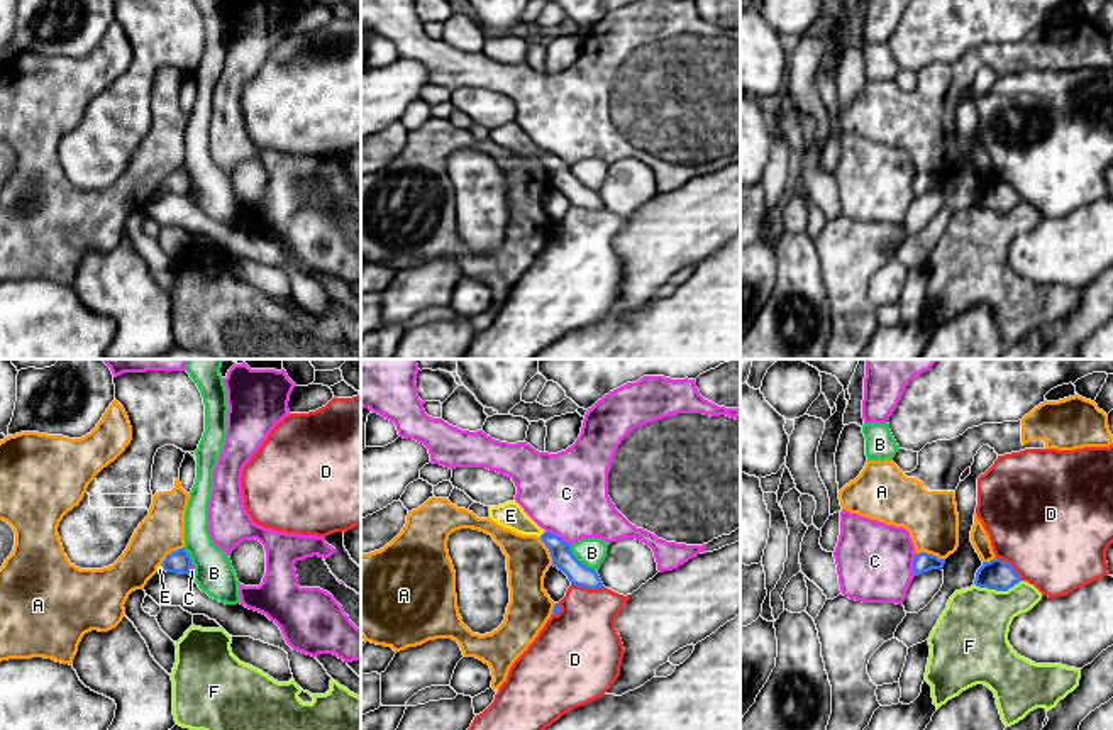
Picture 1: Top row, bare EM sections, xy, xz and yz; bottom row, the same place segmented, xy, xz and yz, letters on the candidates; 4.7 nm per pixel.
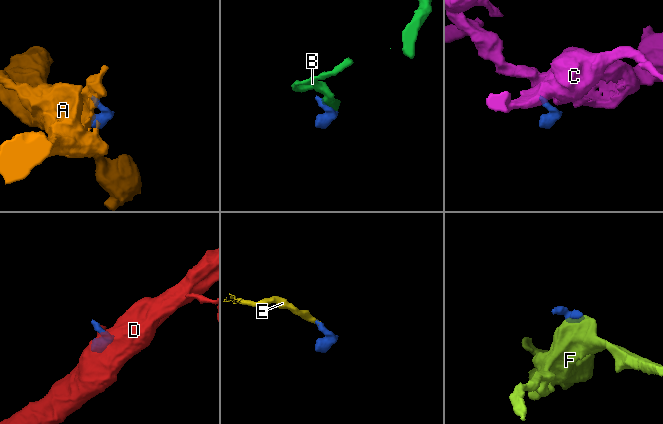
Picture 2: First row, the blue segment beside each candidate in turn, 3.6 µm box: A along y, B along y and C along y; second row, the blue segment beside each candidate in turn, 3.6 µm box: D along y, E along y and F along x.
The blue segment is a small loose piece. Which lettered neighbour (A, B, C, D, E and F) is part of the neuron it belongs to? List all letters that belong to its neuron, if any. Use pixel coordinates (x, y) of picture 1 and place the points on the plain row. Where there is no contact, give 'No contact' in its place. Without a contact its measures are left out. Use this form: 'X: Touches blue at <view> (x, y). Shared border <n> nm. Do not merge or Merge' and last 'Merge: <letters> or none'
A: Touches blue at xz (549, 171). Shared border 150 nm. Do not merge
B: Touches blue at xz (578, 182). Shared border 180 nm. Do not merge
C: Touches blue at xz (556, 156). Shared border 140 nm. Do not merge
D: Touches blue at xz (588, 209). Shared border 160 nm. Do not merge
E: Touches blue at xz (542, 154). Shared border 40 nm. Merge
F: Touches blue at yz (996, 210). Shared border 220 nm. Do not merge
Merge: E

